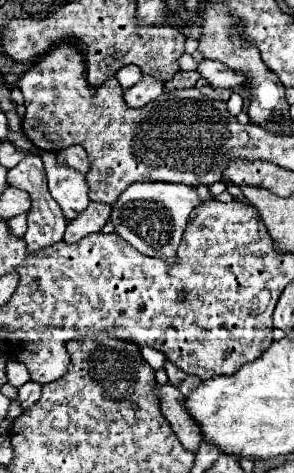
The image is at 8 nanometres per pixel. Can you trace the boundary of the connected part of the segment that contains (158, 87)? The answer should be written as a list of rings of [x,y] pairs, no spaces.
[[[144,75],[134,87],[124,91],[124,101],[128,107],[144,107],[150,99],[156,99],[164,91],[164,83],[160,79],[154,79],[150,75]]]

